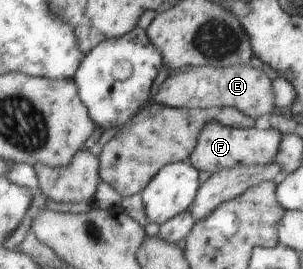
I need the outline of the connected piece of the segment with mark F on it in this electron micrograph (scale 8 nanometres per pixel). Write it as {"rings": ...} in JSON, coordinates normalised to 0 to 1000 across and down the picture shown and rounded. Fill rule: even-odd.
{"rings":[[[696,446],[660,480],[647,539],[617,599],[653,632],[683,643],[726,639],[736,625],[795,613],[875,613],[908,599],[908,576],[927,543],[934,506],[917,483],[884,476],[772,476]]]}

